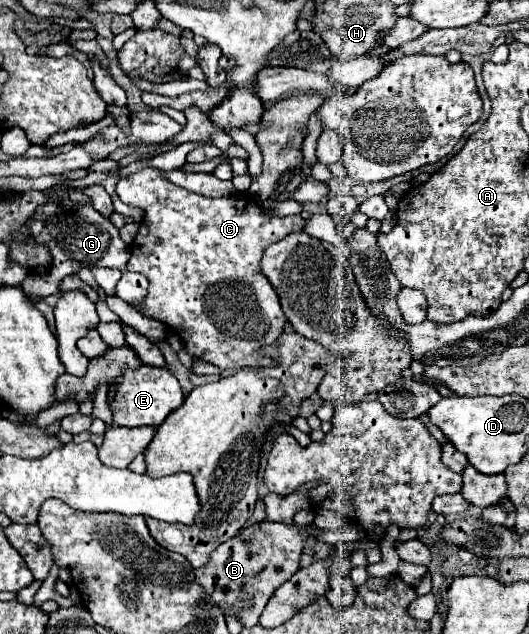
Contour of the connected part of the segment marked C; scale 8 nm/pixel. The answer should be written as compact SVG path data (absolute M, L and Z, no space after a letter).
M145 167L129 177L119 179L115 191L123 203L141 207L145 211L141 227L131 243L127 269L141 271L149 279L149 293L139 303L131 303L131 307L145 317L157 319L167 325L183 339L189 355L209 361L221 371L233 373L241 367L269 365L271 361L267 357L261 357L257 349L275 343L275 339L285 329L287 317L279 305L275 289L259 271L259 261L267 245L277 243L289 233L301 231L305 219L301 215L263 215L257 203L251 201L249 193L219 199L191 193L183 187L173 185L169 179L163 177L163 171L155 167Z

